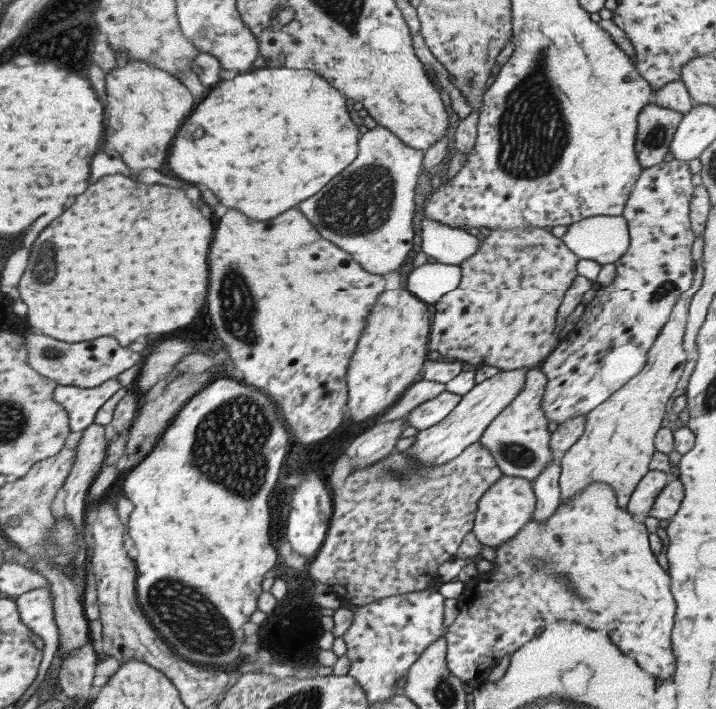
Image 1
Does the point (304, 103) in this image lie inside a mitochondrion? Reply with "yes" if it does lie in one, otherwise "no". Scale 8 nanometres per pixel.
no

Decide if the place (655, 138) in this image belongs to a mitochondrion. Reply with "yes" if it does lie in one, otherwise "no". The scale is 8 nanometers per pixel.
yes

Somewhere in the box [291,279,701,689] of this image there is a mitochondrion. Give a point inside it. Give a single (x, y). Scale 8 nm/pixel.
(537, 562)

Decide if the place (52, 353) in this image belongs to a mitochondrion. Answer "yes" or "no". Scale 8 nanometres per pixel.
yes

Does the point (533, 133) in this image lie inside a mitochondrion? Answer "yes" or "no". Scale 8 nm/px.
yes

